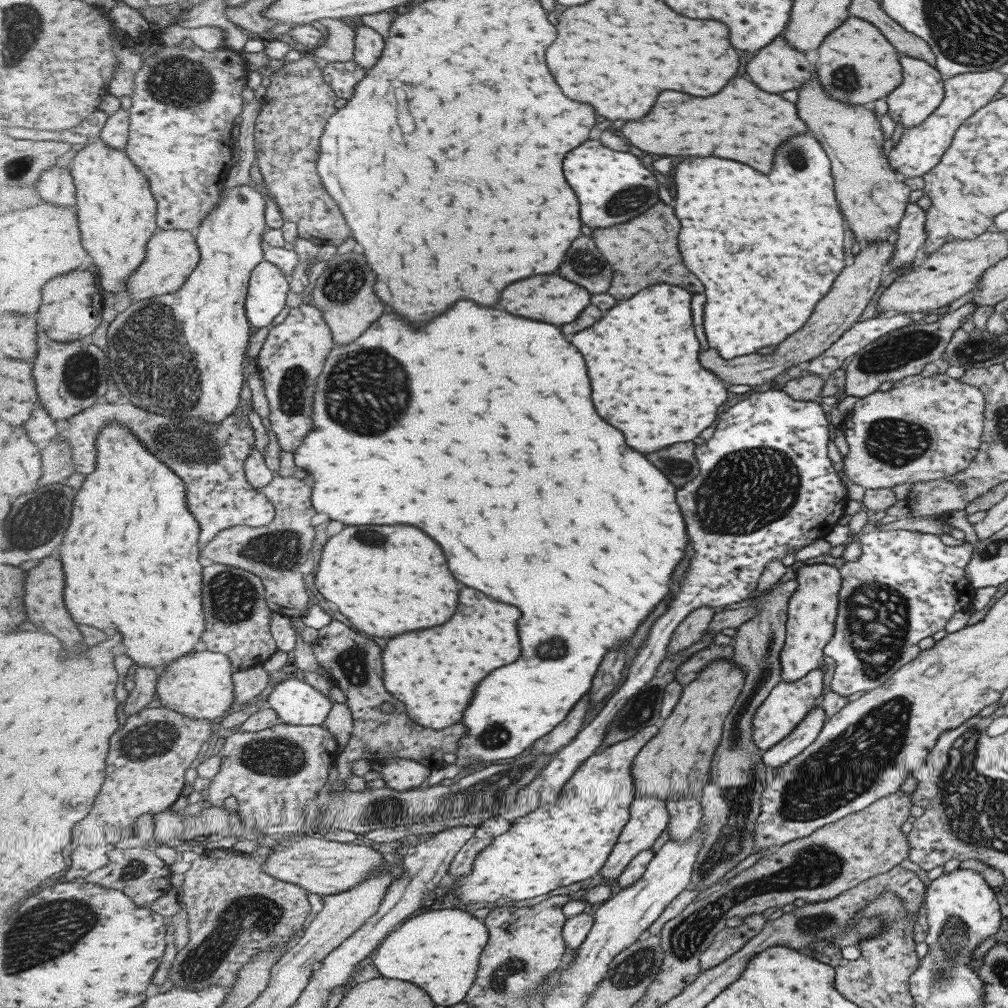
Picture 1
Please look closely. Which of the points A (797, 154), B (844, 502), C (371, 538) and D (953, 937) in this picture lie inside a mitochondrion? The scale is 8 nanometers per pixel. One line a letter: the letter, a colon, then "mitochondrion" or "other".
A: mitochondrion
B: other
C: mitochondrion
D: mitochondrion

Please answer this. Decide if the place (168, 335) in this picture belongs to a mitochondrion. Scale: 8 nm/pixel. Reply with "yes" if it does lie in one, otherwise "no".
yes

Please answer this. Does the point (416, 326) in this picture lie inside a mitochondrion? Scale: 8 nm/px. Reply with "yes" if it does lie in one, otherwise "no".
no

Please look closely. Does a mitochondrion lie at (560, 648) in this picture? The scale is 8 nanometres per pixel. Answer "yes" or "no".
yes

